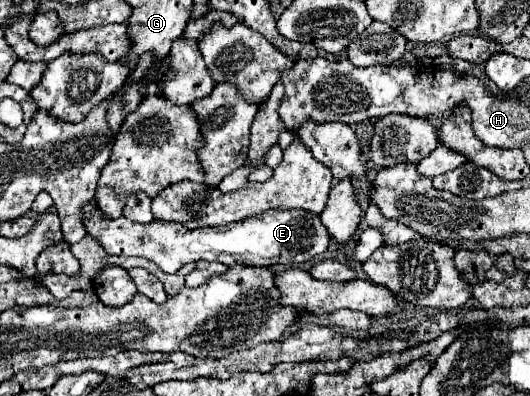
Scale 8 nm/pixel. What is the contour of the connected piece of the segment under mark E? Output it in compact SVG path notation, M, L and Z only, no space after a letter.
M94 204L94 208L86 208L86 216L84 216L84 224L88 228L88 232L98 238L98 242L108 250L108 254L114 256L144 256L148 260L152 260L154 264L160 266L160 270L174 274L176 270L180 270L180 266L188 264L188 262L198 262L198 260L216 260L222 262L226 266L232 264L248 264L248 266L276 266L276 264L302 264L308 262L316 256L320 256L326 248L328 248L328 240L330 234L326 232L324 224L320 222L320 218L316 214L310 214L306 210L266 210L258 216L246 218L242 222L234 222L230 226L222 226L222 228L196 228L196 230L186 230L184 226L176 224L176 222L162 222L162 220L152 220L150 224L138 224L132 222L124 216L110 220L106 218L100 208Z

